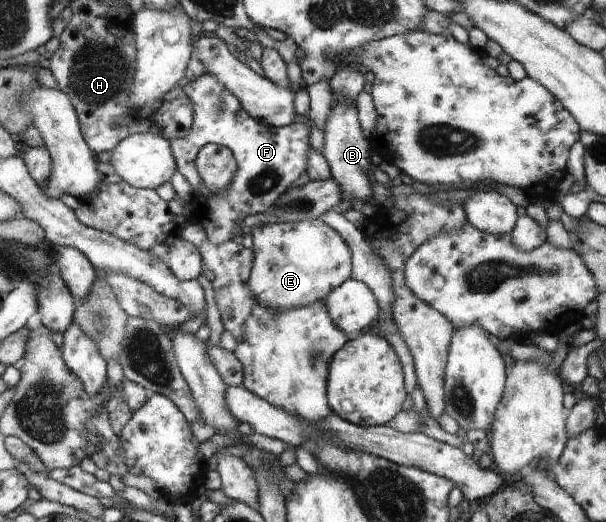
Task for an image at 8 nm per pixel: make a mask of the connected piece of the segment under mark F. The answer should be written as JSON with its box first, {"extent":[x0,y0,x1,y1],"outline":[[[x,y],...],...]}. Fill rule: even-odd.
{"extent":[171,73,312,245],"outline":[[[203,73],[199,79],[181,81],[179,89],[185,91],[192,100],[195,121],[188,135],[171,140],[172,153],[179,165],[179,173],[191,185],[194,224],[204,228],[211,243],[221,245],[225,241],[231,241],[237,224],[250,224],[255,218],[262,216],[265,211],[270,210],[277,198],[308,171],[312,155],[309,144],[311,126],[306,124],[306,120],[278,128],[253,119],[243,109],[241,101],[233,93],[229,93],[225,85],[211,73]],[[208,144],[228,147],[236,156],[239,168],[235,171],[231,189],[211,193],[205,187],[196,158]]]}

